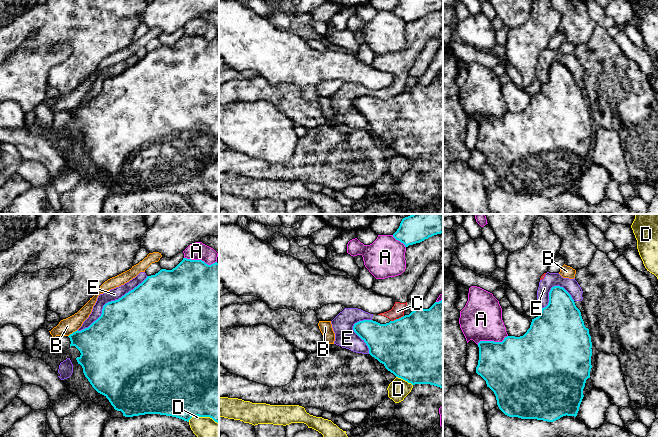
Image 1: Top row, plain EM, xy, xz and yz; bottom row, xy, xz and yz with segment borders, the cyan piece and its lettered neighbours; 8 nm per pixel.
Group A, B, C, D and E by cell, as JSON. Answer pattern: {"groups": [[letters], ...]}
{"groups": [["A"], ["B"], ["C", "E"], ["D"]]}

